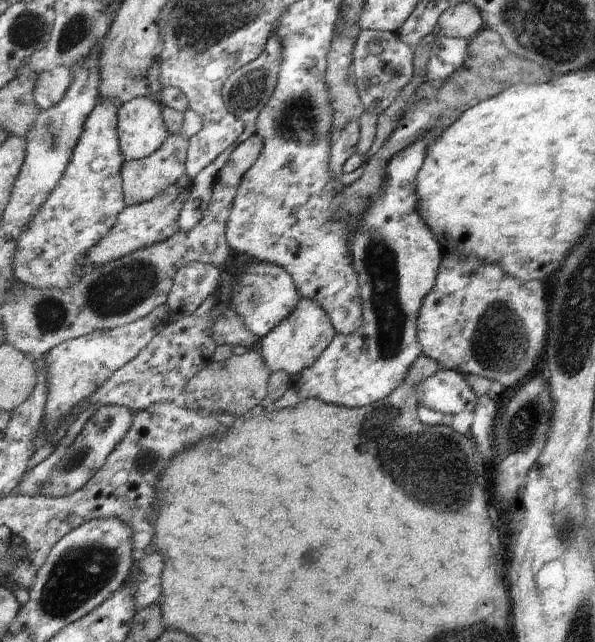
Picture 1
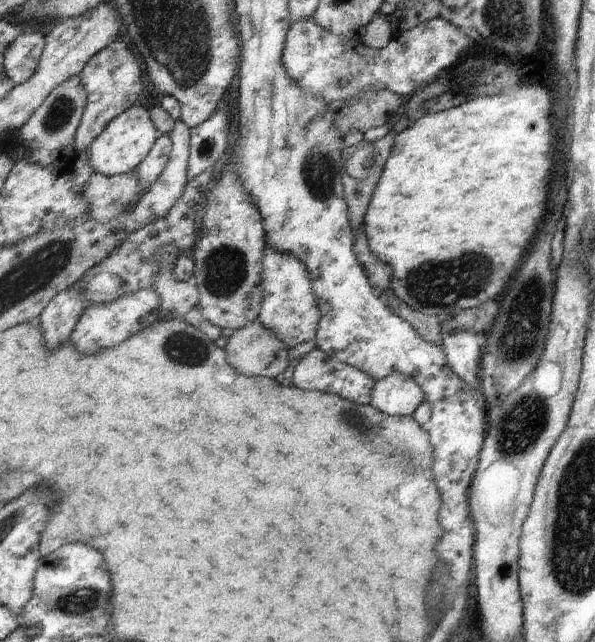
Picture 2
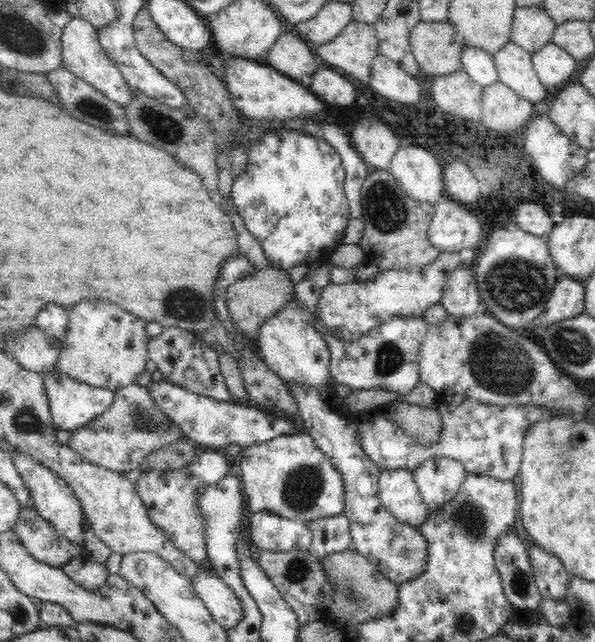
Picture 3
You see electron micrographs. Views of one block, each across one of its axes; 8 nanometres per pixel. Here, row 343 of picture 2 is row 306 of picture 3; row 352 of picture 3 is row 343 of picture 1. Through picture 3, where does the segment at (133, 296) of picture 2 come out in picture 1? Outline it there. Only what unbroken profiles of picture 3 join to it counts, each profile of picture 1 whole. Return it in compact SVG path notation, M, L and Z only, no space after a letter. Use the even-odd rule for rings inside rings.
M168 304L161 305L150 315L134 323L114 329L99 329L91 334L66 340L45 354L49 394L43 420L47 428L42 427L42 430L51 434L55 432L79 402L88 399L120 368L130 363L171 322L171 308Z

